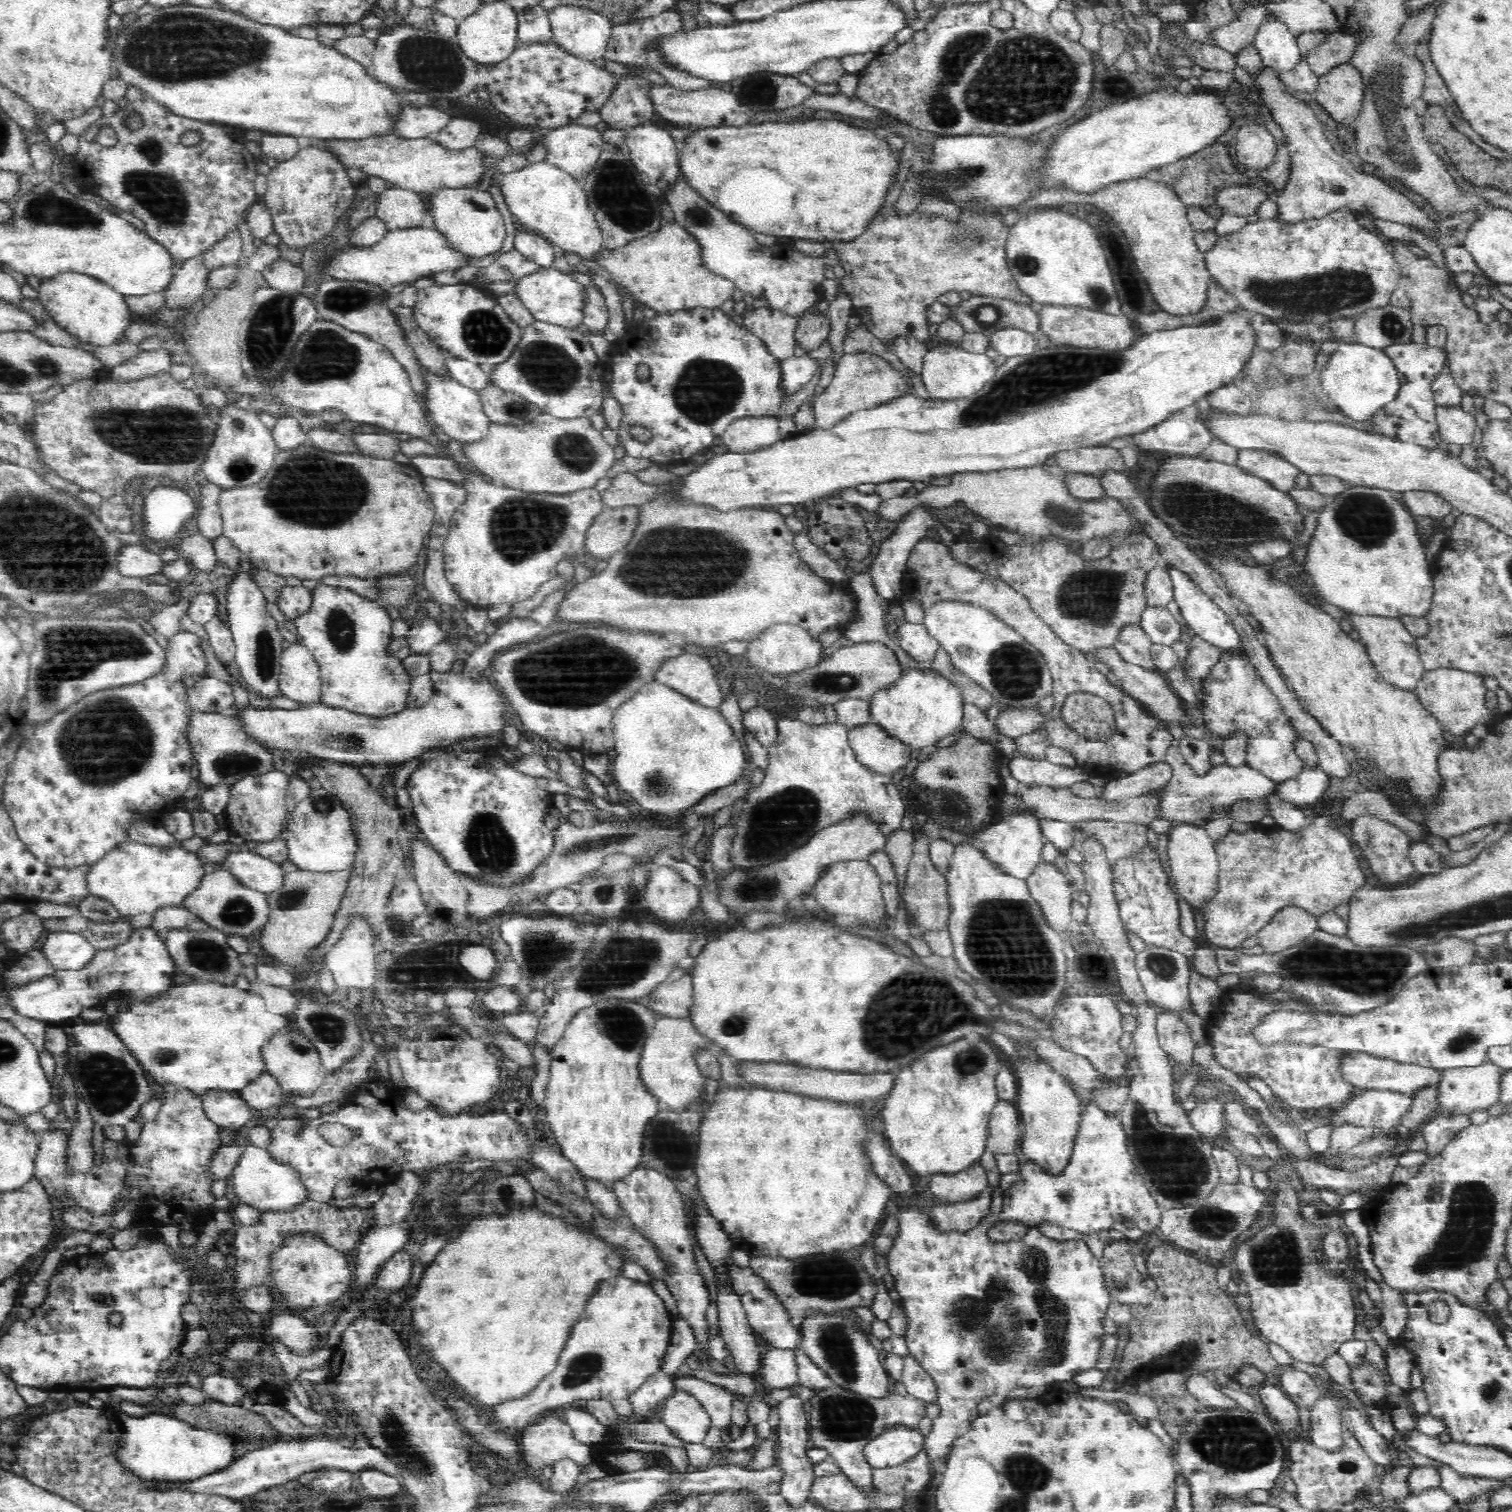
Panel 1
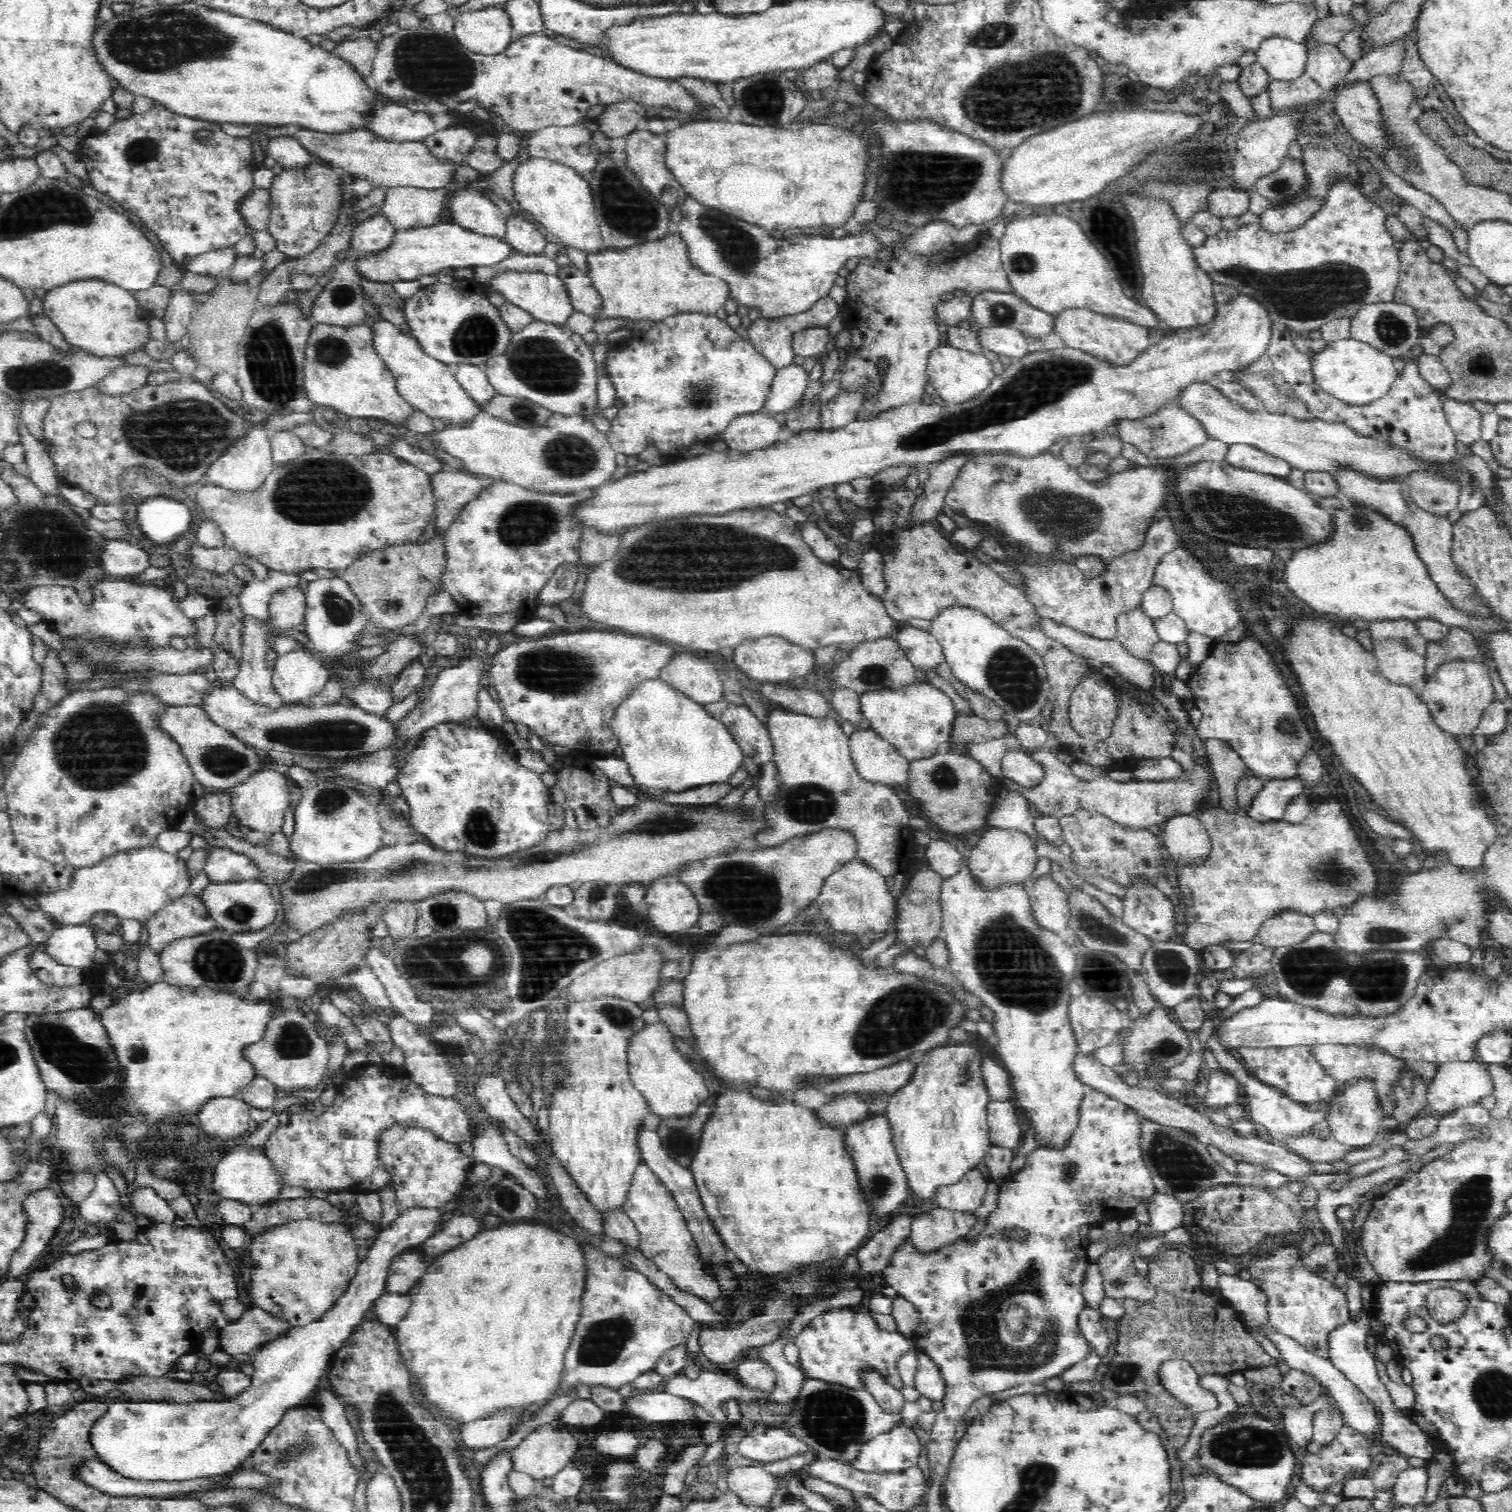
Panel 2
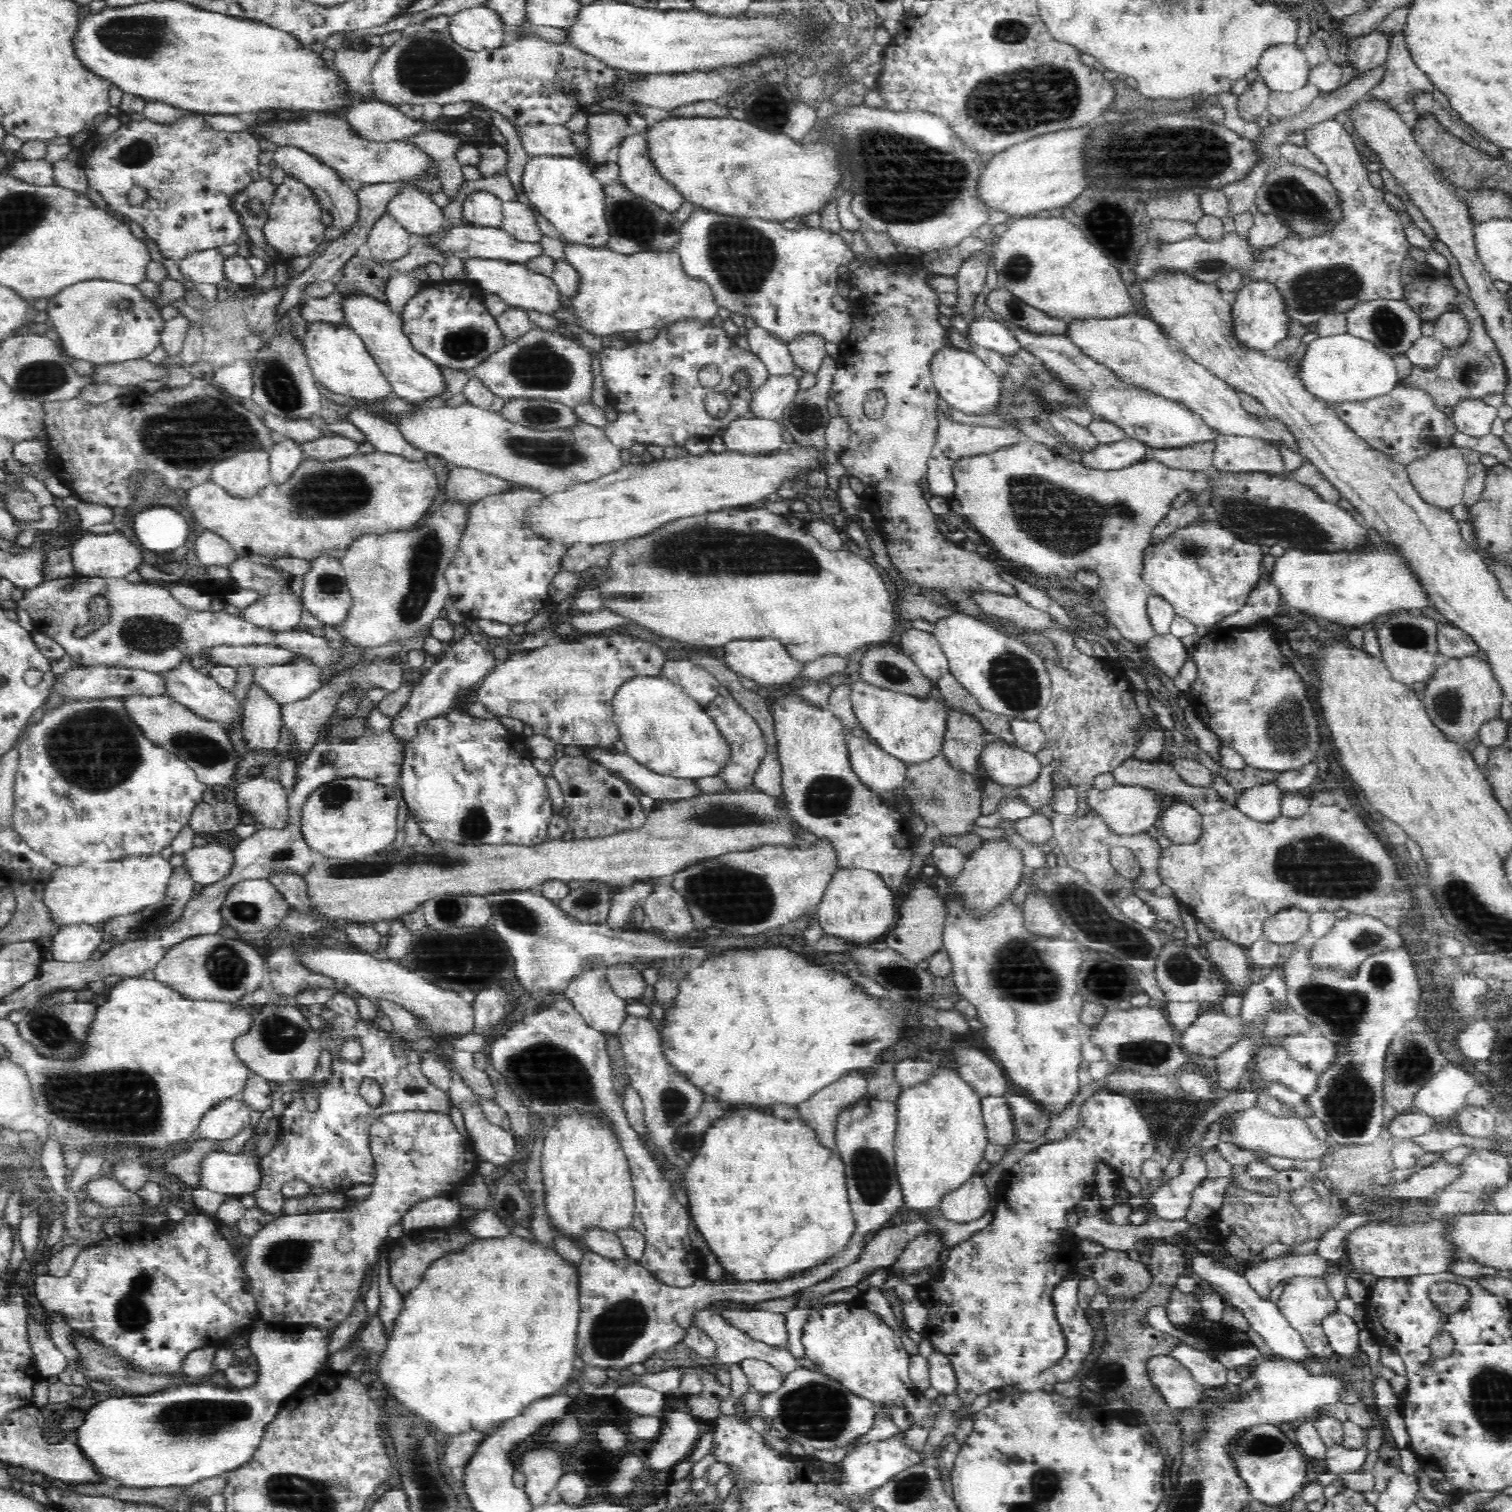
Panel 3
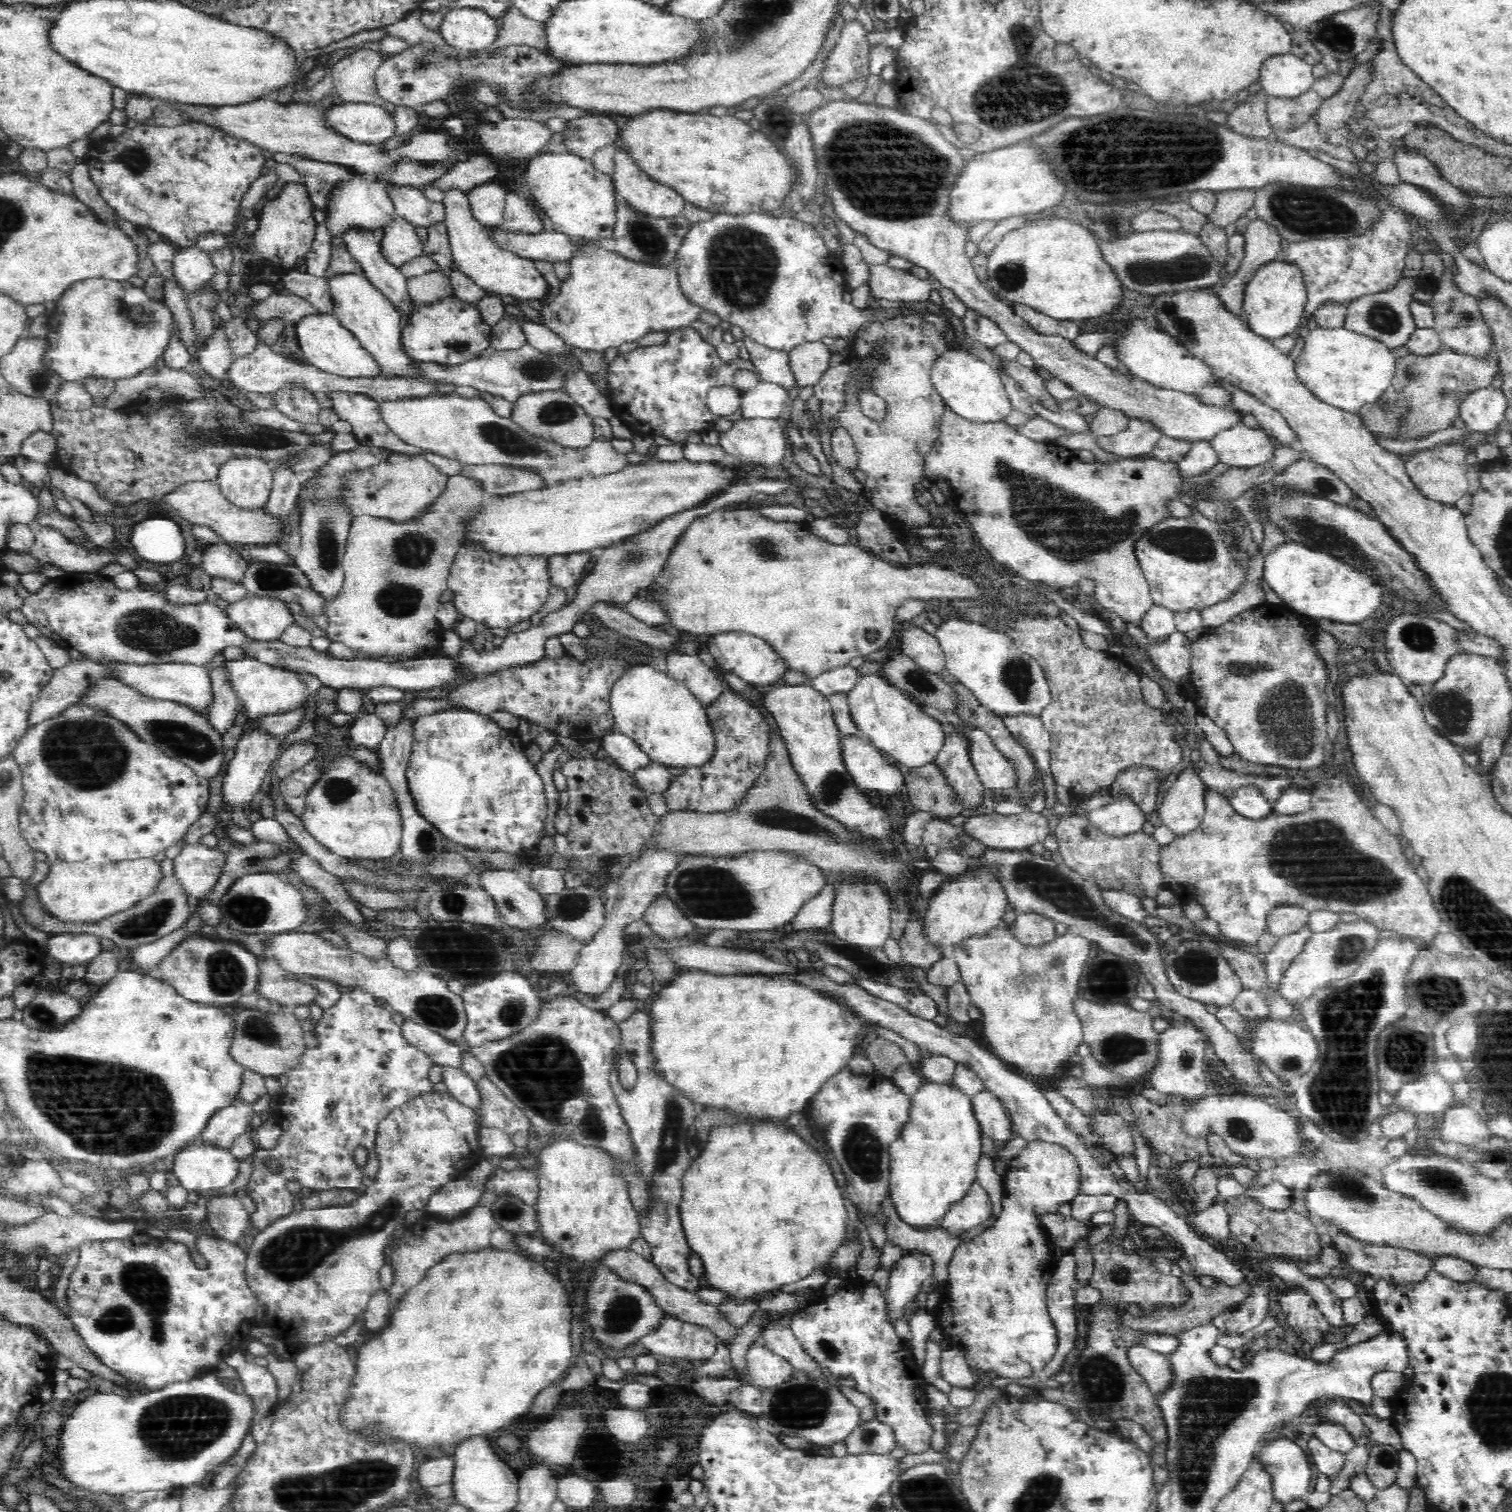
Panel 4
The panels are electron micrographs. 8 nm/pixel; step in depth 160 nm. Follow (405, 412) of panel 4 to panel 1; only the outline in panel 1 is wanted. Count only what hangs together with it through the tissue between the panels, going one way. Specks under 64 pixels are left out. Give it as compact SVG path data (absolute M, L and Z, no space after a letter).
M541 413L528 427L494 423L490 431L484 442L463 446L463 450L485 478L520 492L570 495L595 488L616 460L614 449L585 417L564 420Z

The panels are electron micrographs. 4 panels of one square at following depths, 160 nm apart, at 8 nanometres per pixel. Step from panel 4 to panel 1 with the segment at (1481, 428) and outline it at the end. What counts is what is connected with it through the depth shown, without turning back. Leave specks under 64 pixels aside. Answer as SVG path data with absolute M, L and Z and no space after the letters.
M1436 406L1435 420L1440 440L1446 443L1468 446L1474 438L1475 418L1461 408Z

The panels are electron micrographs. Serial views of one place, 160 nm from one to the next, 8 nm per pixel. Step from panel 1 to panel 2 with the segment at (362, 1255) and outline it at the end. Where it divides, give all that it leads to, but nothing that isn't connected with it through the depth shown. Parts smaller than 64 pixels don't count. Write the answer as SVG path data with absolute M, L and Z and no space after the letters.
M404 1209L390 1225L366 1243L366 1256L356 1266L348 1288L316 1322L294 1327L282 1340L255 1351L255 1373L247 1391L226 1402L172 1405L162 1402L109 1401L107 1413L93 1426L92 1447L104 1463L136 1480L188 1480L218 1476L252 1456L264 1437L281 1423L287 1409L303 1406L319 1387L333 1352L343 1346L364 1314L385 1293L386 1278L395 1256L416 1250L443 1223L439 1209Z

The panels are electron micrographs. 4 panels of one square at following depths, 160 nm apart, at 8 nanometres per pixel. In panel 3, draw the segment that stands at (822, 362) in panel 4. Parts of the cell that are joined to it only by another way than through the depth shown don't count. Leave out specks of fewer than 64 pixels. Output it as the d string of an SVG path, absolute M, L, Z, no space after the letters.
M802 332L794 340L787 341L795 365L801 367L804 372L813 374L827 357L826 344L827 340L817 332Z

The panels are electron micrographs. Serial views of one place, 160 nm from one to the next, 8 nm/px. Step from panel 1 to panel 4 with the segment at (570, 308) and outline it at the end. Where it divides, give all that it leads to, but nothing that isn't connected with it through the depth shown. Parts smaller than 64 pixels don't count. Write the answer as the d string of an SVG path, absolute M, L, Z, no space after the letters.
M448 188L444 191L442 204L445 208L445 221L449 245L454 257L455 265L465 272L484 291L512 296L516 300L539 300L545 304L550 297L550 284L544 279L542 273L534 266L534 261L520 259L510 252L501 251L486 238L483 225L478 223L470 211L467 193L459 188Z

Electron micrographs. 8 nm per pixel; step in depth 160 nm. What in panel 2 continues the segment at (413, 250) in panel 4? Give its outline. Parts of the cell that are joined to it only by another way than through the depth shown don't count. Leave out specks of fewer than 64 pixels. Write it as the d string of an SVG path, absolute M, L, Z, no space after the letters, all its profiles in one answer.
M372 215L353 230L351 246L354 250L363 250L366 253L376 252L390 244L395 231L396 229L384 215Z

